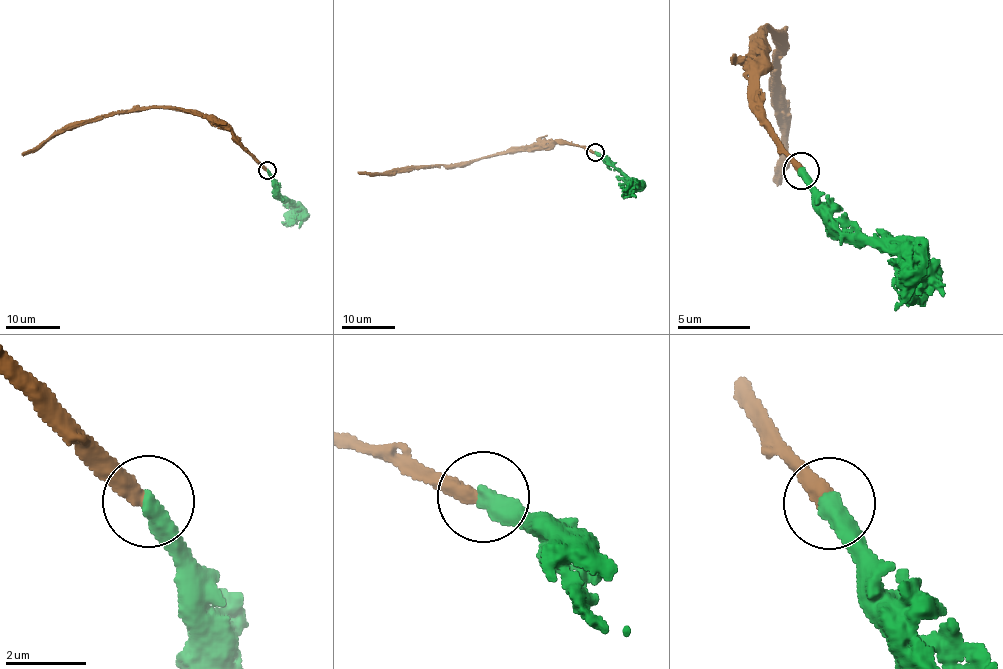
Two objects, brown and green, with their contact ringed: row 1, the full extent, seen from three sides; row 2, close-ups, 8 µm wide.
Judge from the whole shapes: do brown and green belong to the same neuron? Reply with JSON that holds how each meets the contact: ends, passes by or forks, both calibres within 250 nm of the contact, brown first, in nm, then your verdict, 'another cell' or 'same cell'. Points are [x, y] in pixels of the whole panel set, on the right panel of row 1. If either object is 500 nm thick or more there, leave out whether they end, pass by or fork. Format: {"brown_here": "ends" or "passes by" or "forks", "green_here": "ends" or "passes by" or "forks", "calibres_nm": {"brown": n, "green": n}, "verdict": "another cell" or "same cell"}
{"calibres_nm": {"brown": 400, "green": 500}, "verdict": "same cell"}

